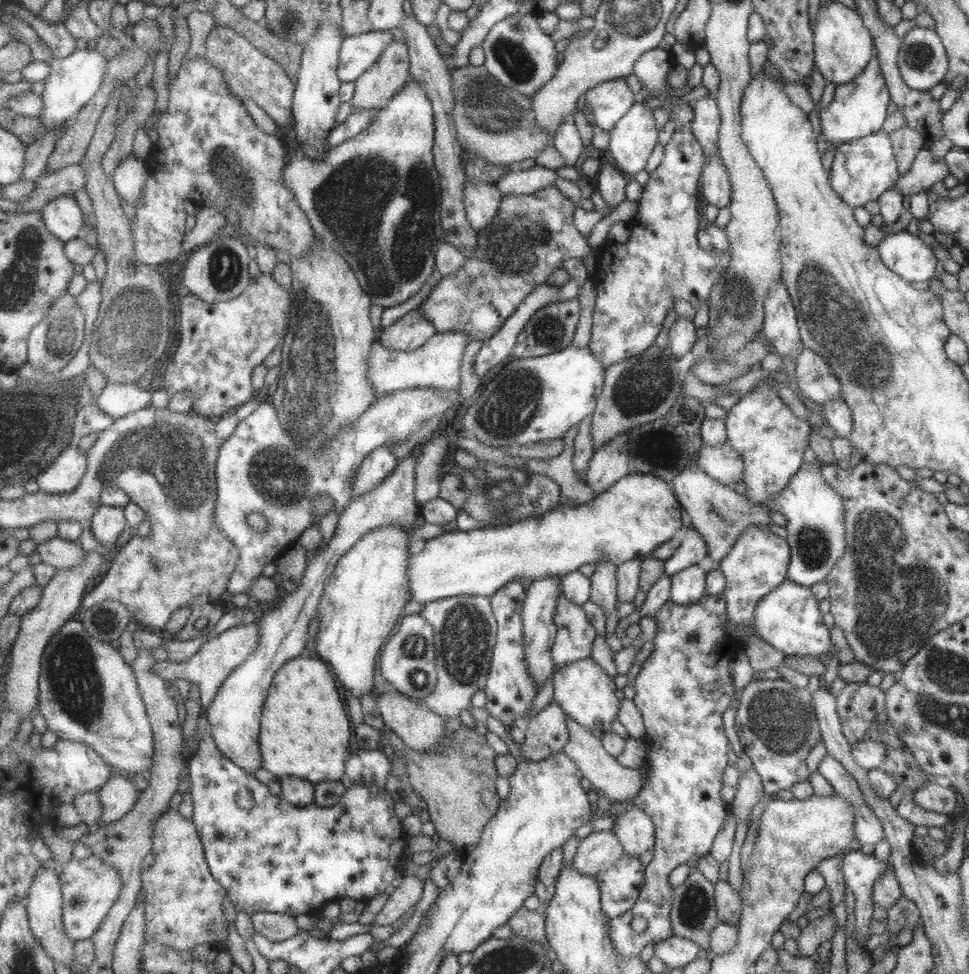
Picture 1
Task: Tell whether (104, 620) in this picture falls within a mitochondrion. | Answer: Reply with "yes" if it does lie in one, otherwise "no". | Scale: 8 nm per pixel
yes

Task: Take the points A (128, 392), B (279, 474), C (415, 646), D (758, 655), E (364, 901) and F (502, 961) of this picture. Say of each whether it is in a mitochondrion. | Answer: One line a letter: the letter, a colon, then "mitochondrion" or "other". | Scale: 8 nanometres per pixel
A: other
B: mitochondrion
C: mitochondrion
D: other
E: other
F: mitochondrion

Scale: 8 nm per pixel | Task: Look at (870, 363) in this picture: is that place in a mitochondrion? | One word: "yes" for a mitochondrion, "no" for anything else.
yes

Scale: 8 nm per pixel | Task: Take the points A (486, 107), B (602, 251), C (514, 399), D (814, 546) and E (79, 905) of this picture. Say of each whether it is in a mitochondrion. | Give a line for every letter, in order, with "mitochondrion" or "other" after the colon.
A: mitochondrion
B: other
C: mitochondrion
D: mitochondrion
E: mitochondrion

